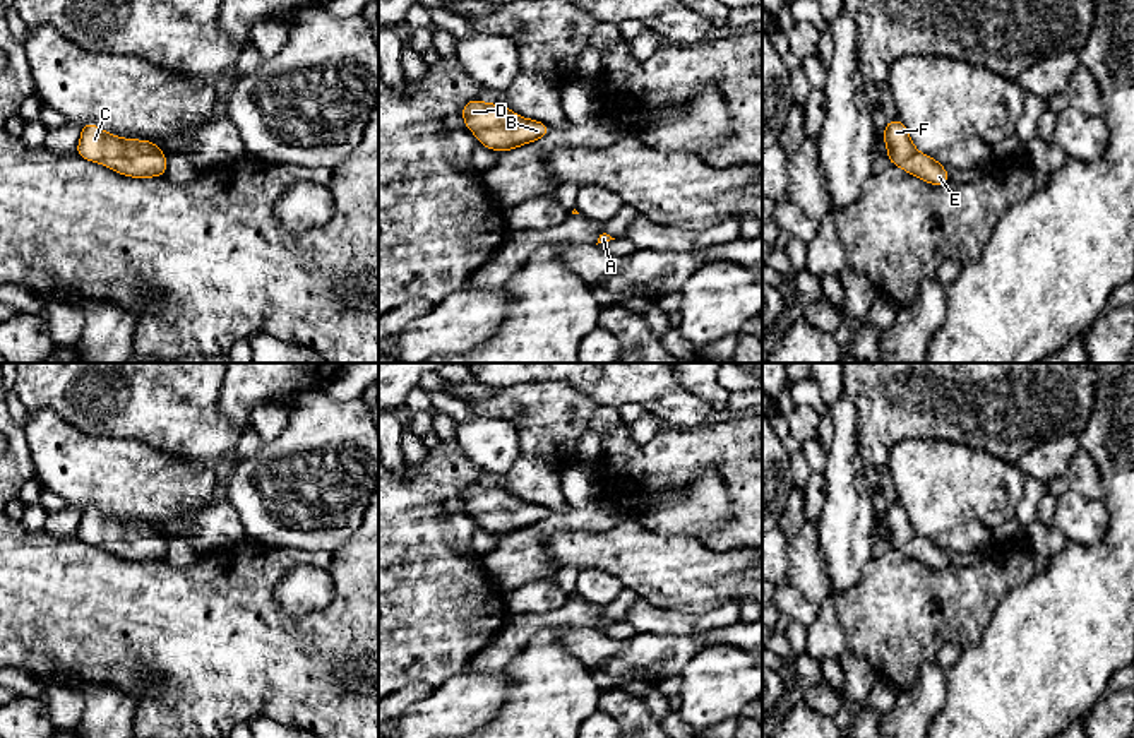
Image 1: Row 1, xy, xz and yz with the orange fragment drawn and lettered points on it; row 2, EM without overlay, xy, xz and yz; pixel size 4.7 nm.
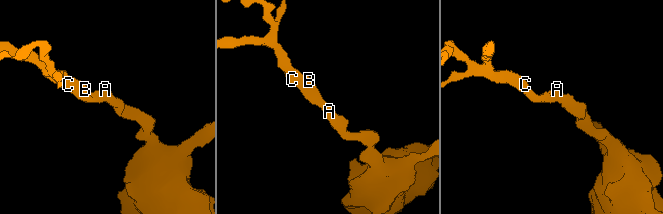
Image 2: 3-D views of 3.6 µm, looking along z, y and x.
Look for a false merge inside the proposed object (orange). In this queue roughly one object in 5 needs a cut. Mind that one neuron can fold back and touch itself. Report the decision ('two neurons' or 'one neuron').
one neuron

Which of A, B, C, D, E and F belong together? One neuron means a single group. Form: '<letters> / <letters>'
A B C D E F

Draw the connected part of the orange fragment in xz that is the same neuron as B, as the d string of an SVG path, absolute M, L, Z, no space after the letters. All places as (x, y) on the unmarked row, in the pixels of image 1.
M469 483L461 498L480 527L500 536L538 524L552 514L543 505L521 502L505 488L488 488L478 483Z

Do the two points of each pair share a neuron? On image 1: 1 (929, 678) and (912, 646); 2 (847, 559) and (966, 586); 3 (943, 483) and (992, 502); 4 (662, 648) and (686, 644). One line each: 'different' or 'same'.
1: different
2: different
3: same
4: same

